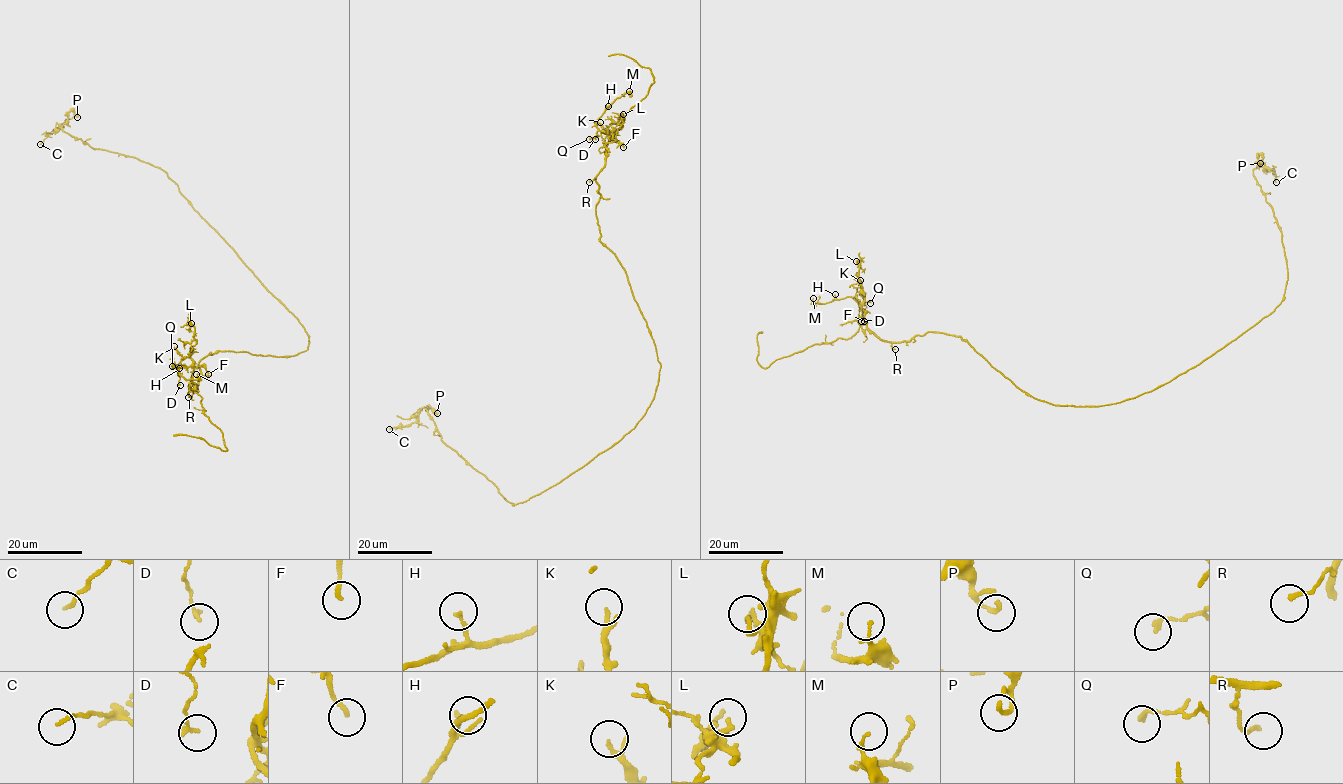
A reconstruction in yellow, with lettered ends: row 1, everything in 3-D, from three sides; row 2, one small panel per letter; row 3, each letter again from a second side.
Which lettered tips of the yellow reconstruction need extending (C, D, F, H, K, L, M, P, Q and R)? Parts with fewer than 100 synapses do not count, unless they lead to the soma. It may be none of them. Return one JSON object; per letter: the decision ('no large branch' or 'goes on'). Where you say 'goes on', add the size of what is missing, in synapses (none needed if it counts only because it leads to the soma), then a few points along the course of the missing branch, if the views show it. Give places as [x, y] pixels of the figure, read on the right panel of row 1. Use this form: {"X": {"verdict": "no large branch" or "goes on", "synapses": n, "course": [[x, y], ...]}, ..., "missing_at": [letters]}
{"C": {"verdict": "no large branch"}, "D": {"verdict": "no large branch"}, "F": {"verdict": "no large branch"}, "H": {"verdict": "no large branch"}, "K": {"verdict": "no large branch"}, "L": {"verdict": "no large branch"}, "M": {"verdict": "no large branch"}, "P": {"verdict": "no large branch"}, "Q": {"verdict": "no large branch"}, "R": {"verdict": "no large branch"}, "missing_at": []}

